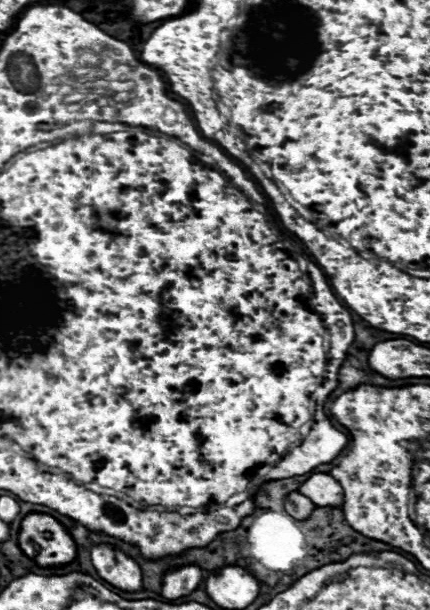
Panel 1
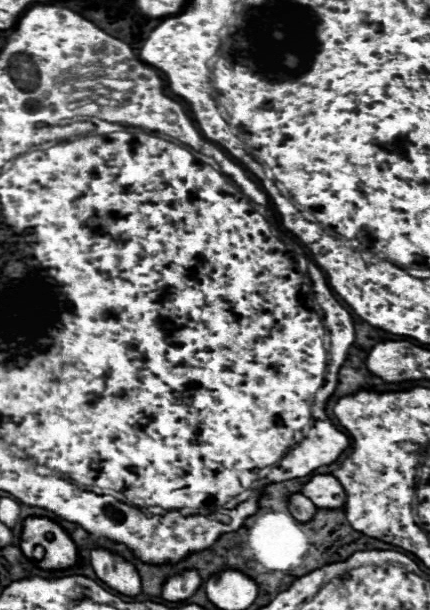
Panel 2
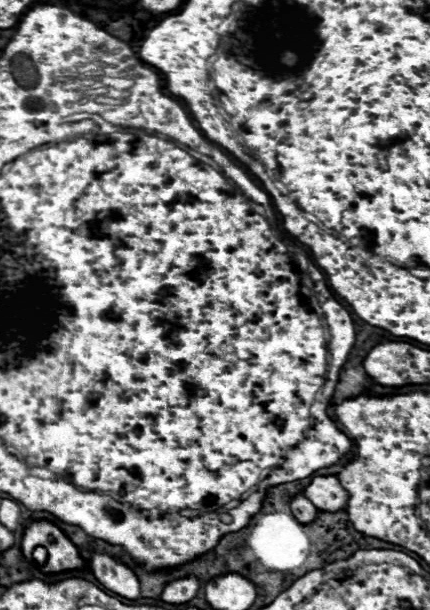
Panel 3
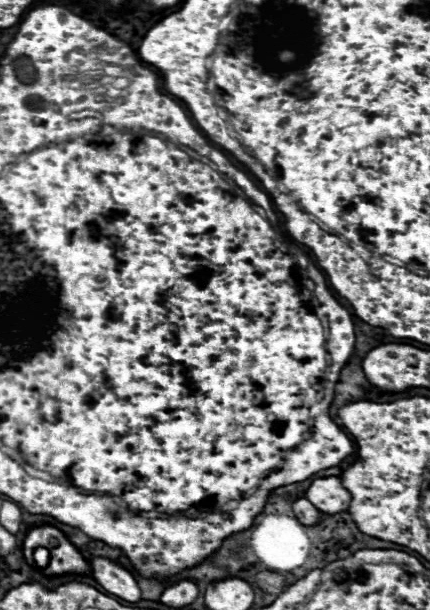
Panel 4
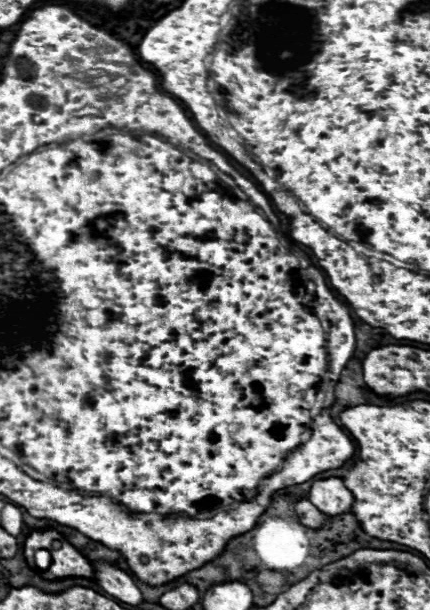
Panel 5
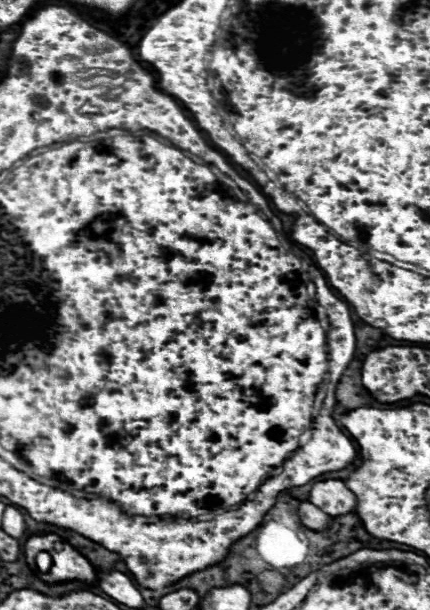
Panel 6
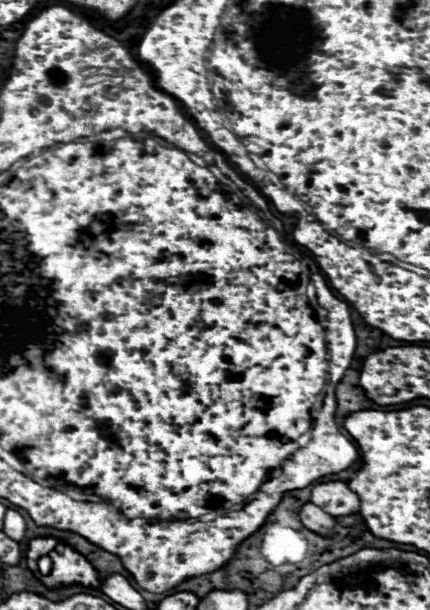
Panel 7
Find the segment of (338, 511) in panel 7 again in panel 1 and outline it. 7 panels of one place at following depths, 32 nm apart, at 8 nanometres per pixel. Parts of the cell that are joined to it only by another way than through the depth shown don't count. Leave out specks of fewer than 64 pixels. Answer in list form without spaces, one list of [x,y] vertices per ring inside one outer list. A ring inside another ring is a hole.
[[[316,472],[298,490],[316,506],[340,506],[344,502],[344,490],[330,474]]]

